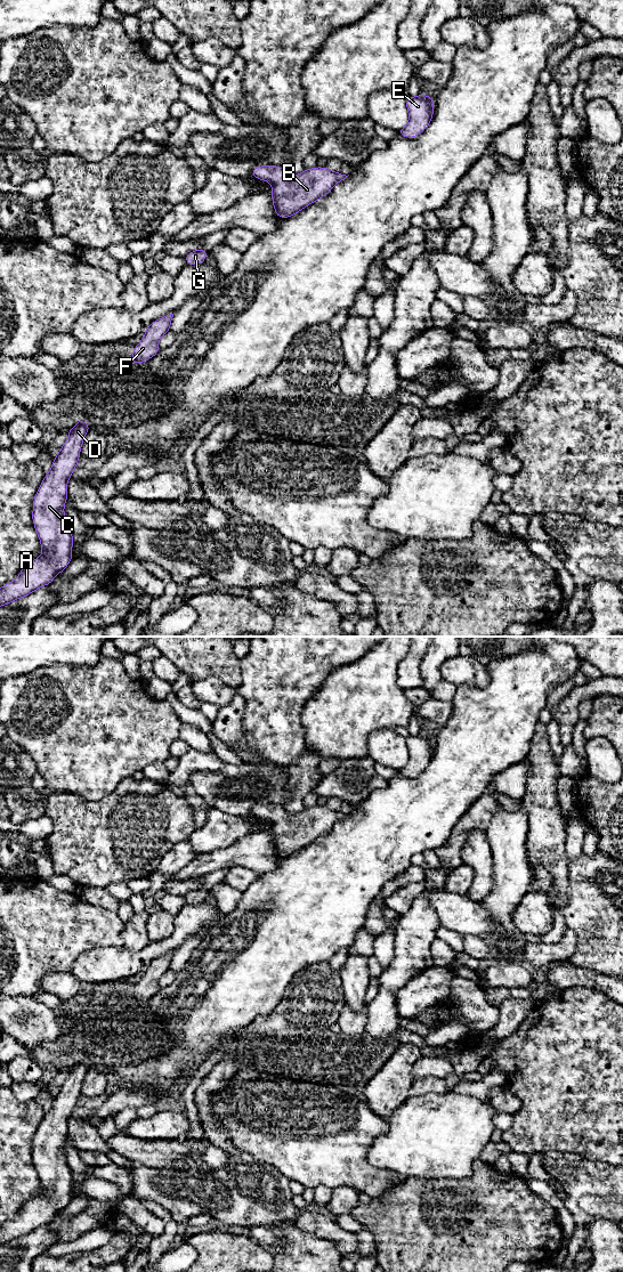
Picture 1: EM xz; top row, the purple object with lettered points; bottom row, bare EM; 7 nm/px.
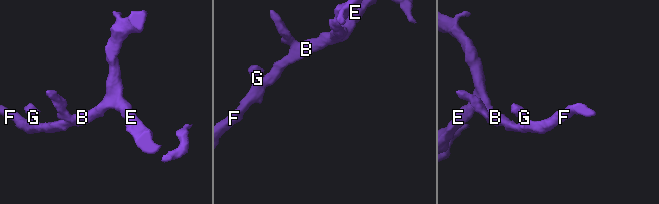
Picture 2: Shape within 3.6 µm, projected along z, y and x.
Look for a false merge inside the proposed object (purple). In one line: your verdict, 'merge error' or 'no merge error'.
no merge error

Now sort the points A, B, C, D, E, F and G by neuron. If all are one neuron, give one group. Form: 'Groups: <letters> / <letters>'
Groups: A B C D E F G

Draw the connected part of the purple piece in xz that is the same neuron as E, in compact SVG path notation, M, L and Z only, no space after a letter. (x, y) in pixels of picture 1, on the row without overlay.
M427 734L410 735L406 738L406 747L408 751L408 761L397 772L415 777L431 761L434 754L434 737Z

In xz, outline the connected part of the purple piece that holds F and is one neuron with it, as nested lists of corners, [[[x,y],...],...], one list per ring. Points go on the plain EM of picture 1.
[[[173,953],[154,959],[145,970],[140,981],[134,987],[131,1000],[140,1003],[154,996],[159,990],[160,978],[170,970]]]

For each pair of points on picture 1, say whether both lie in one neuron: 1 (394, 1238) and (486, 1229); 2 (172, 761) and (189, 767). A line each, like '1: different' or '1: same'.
1: same
2: different

